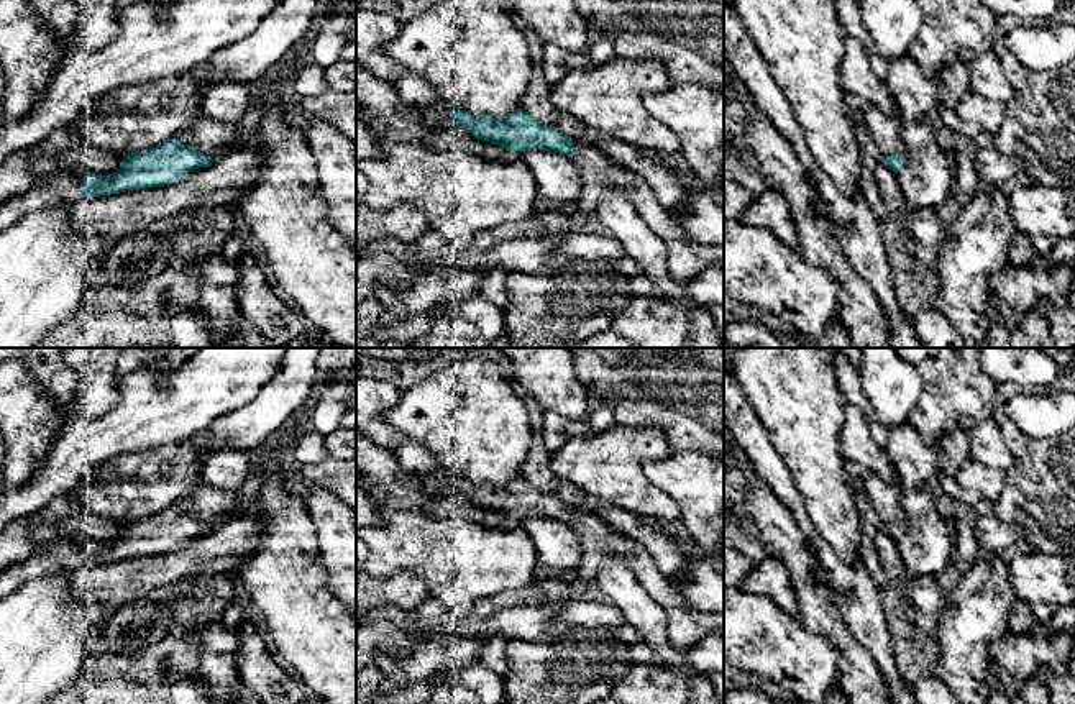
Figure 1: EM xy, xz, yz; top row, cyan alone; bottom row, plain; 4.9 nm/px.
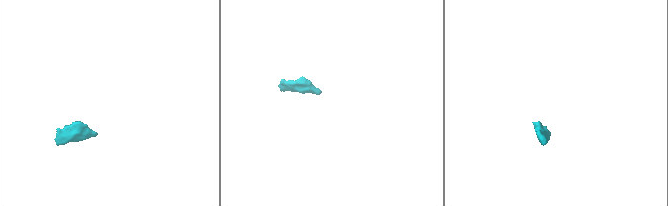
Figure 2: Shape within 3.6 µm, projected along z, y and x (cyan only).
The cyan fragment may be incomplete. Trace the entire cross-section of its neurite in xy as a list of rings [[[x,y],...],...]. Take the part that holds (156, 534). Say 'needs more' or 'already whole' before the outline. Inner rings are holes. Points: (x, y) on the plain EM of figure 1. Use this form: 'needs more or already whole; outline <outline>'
needs more; outline [[[202,482],[161,512],[125,520],[120,535],[108,543],[89,540],[84,545],[77,535],[59,535],[56,540],[41,543],[28,560],[0,573],[0,597],[48,573],[176,551],[187,540],[210,533],[236,509],[233,492]]]

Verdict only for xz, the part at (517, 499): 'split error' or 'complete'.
split error

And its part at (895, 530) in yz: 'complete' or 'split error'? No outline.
split error

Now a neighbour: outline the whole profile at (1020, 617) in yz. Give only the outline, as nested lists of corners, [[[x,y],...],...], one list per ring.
[[[1016,599],[1008,614],[1008,629],[1009,630],[1027,630],[1036,622],[1050,619],[1059,606],[1054,604],[1034,604],[1029,606],[1022,599]]]

